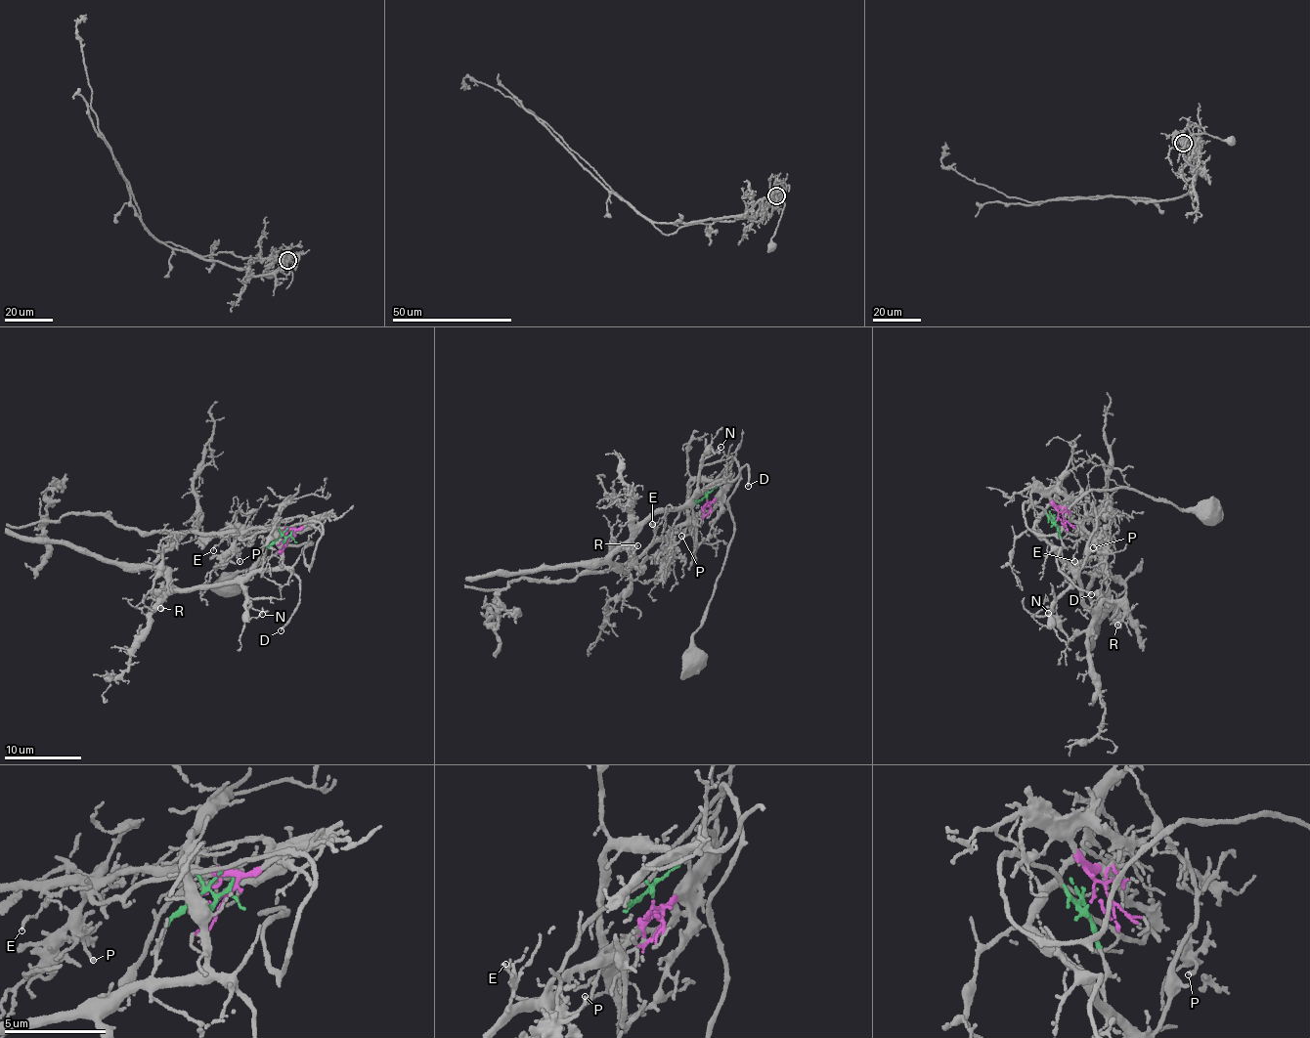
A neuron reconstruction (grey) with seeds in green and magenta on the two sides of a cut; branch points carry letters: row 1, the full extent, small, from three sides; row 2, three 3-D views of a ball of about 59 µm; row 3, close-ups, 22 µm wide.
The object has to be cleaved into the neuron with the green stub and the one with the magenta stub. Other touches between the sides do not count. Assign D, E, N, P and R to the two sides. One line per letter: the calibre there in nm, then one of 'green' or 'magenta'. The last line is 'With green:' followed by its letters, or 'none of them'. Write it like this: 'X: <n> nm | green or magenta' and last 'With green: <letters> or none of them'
D: 170 nm | green
E: 150 nm | magenta
N: 70 nm | green
P: 110 nm | magenta
R: 130 nm | green
With green: D, N, R

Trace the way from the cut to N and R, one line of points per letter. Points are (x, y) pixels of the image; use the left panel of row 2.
N: (284, 539), (282, 537), (266, 549), (264, 564), (242, 583), (242, 591), (248, 604), (263, 615)
R: (284, 539), (282, 537), (266, 549), (264, 564), (259, 569), (184, 590), (169, 583), (157, 597), (159, 609)

